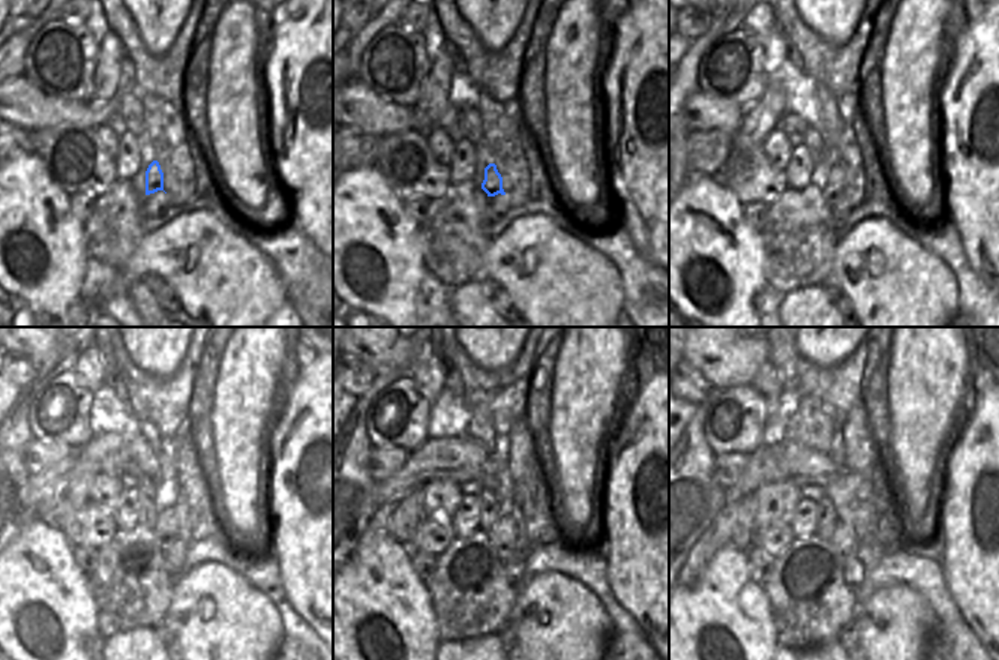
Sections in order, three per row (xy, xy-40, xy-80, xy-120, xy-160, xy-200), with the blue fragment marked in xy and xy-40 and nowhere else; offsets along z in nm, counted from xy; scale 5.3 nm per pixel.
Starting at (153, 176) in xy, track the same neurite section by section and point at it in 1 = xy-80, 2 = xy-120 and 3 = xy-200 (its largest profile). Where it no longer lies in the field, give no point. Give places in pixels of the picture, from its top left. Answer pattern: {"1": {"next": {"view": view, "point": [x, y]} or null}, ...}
{"1": {"next": {"view": "xy-80", "point": [834, 189]}}, "2": {"next": {"view": "xy-120", "point": [165, 522]}}, "3": {"next": {"view": "xy-200", "point": [840, 525]}}}

